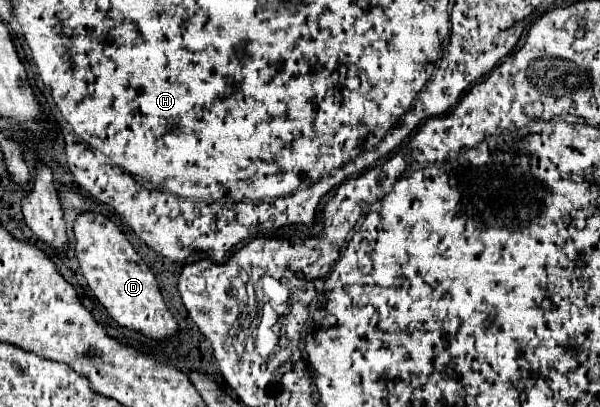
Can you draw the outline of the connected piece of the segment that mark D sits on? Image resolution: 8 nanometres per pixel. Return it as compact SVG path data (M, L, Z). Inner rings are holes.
M96 212L78 214L74 220L74 254L94 296L120 326L134 328L144 336L158 340L172 338L176 334L176 320L170 316L162 300L154 274L114 222Z

